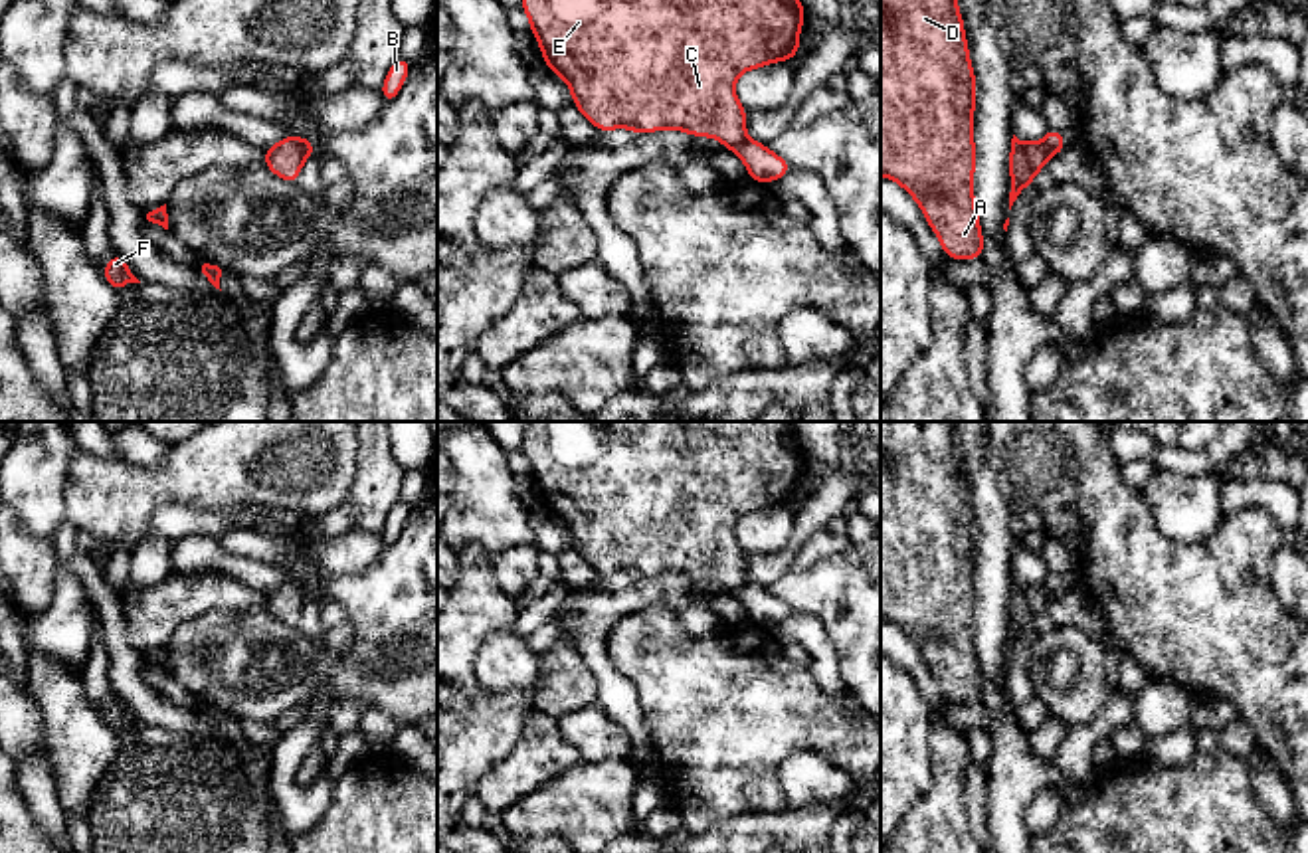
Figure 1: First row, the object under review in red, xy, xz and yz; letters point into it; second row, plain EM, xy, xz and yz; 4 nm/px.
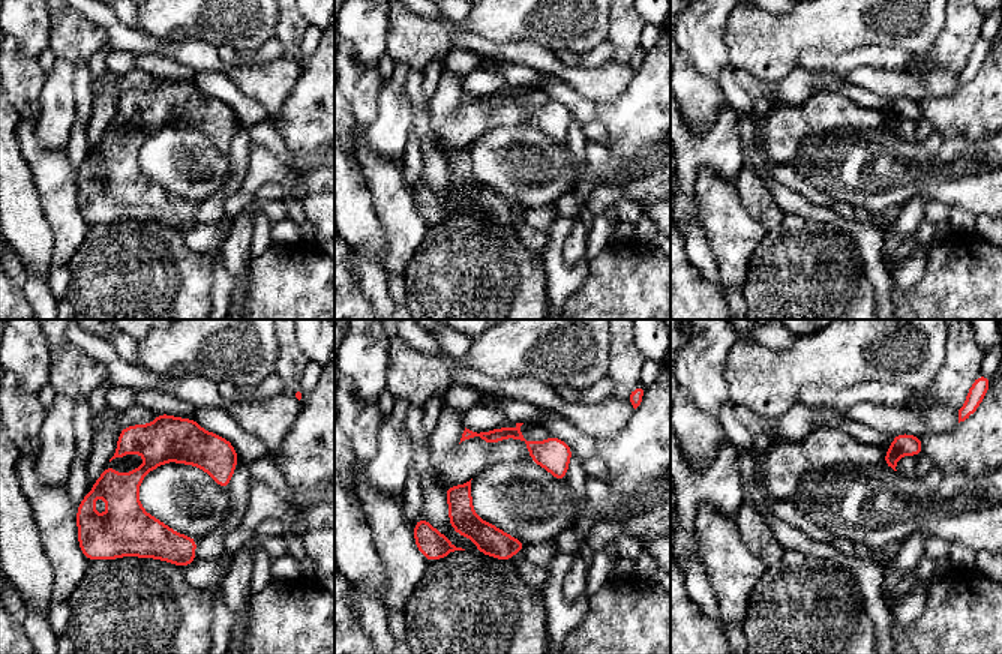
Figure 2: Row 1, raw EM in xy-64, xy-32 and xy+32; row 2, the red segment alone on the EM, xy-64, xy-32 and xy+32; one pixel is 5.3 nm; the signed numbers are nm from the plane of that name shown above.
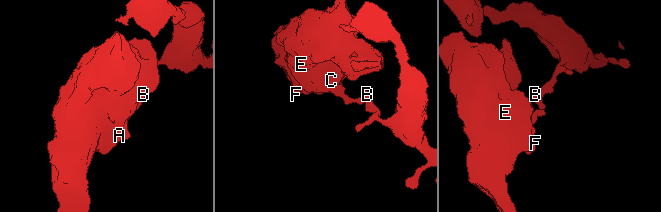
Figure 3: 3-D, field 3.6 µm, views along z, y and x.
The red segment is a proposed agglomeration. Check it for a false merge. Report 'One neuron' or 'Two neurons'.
Two neurons

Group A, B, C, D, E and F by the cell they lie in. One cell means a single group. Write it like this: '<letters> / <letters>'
A C D E F / B

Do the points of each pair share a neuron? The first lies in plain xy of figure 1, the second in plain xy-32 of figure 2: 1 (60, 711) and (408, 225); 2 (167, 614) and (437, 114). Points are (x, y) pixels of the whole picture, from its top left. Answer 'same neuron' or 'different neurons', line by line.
1: same neuron
2: different neurons

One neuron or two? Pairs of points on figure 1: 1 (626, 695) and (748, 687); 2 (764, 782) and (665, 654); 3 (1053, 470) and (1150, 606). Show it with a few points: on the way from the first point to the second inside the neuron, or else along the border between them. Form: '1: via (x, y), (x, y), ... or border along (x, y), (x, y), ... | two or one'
1: border along (610, 658), (634, 687), (644, 729), (652, 739) | two
2: via (733, 751), (721, 739), (721, 721), (685, 685) | one
3: border along (1075, 452), (1079, 481), (1073, 503) | two

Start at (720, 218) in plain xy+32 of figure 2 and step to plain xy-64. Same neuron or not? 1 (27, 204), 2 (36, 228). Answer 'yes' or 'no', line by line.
1: no
2: no

